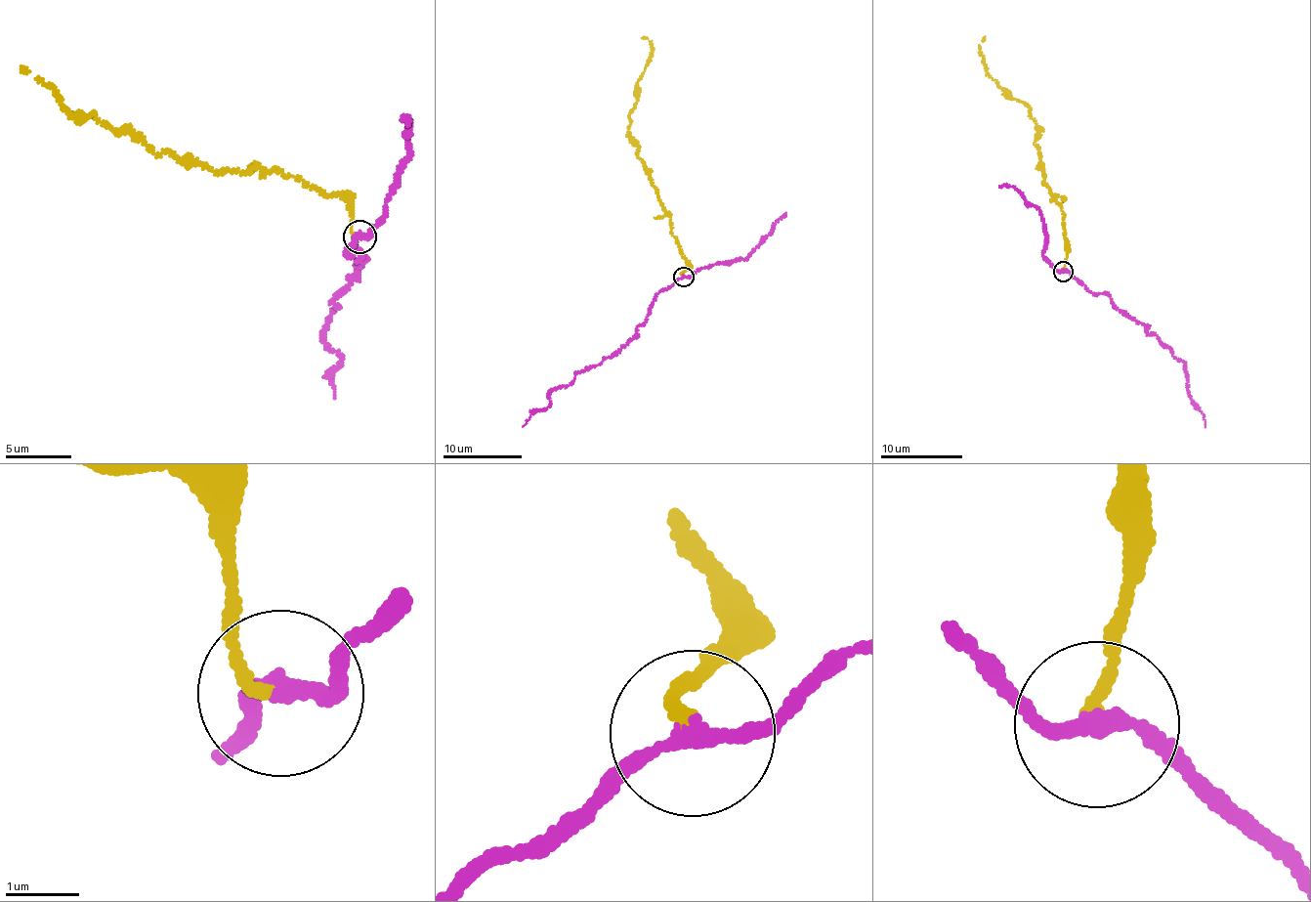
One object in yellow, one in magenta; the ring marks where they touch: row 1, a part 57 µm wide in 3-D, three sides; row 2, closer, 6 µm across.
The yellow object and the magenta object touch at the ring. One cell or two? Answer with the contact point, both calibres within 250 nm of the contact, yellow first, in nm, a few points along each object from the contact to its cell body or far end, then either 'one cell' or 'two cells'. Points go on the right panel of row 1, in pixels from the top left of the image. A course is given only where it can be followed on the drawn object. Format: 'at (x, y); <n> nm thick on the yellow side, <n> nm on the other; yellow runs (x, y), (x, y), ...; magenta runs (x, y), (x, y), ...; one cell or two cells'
at (1063, 271); 150 nm thick on the yellow side, 200 nm on the other; yellow runs (1064, 270), (1064, 215), (1043, 180), (1035, 121), (1026, 105), (1006, 96), (983, 63), (980, 46), (985, 36); magenta runs (1063, 271), (1089, 290), (1105, 294), (1184, 362), (1193, 406), (1202, 411), (1205, 427); two cells

